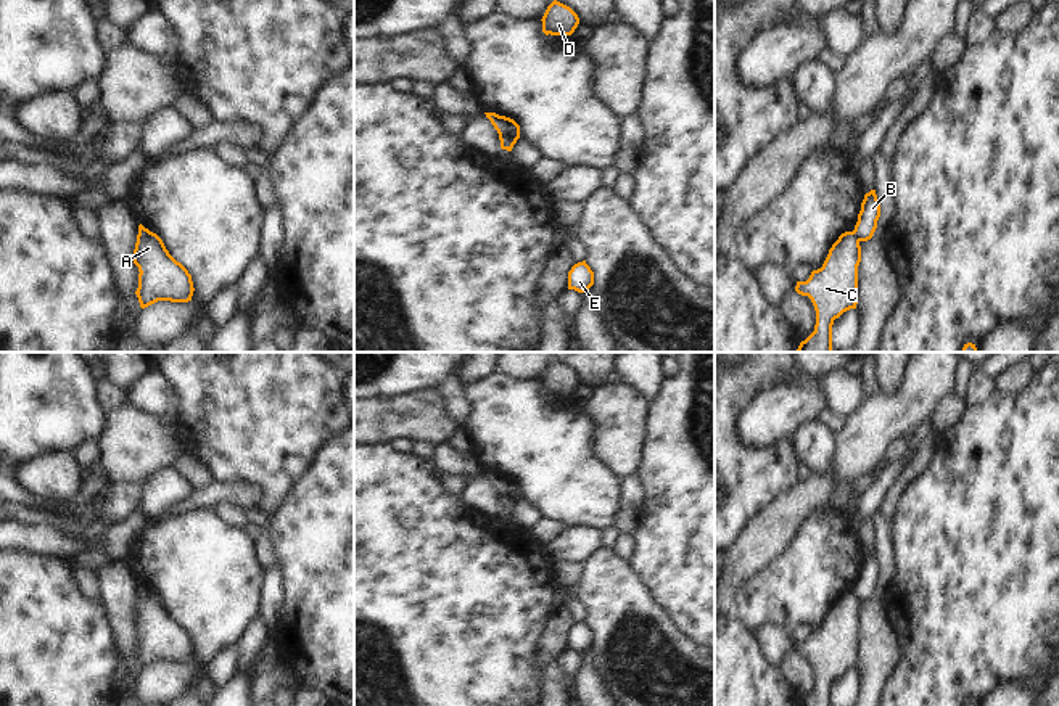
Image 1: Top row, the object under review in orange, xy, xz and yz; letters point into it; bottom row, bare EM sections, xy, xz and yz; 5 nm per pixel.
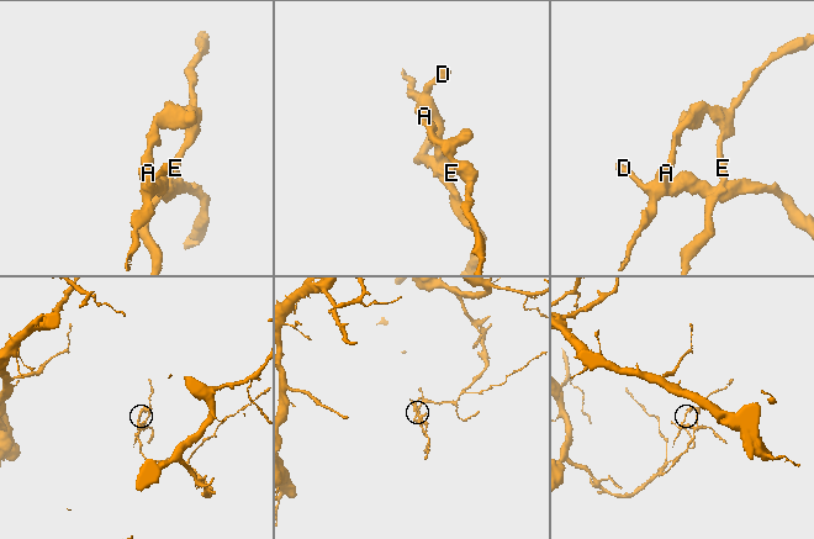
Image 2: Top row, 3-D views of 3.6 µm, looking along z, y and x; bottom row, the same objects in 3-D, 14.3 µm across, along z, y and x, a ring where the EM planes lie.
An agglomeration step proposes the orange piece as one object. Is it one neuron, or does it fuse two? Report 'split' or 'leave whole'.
split

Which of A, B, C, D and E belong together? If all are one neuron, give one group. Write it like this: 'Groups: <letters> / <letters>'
Groups: A C D / B E

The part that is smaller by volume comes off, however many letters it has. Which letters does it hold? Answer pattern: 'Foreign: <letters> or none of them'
Foreign: A, C, D

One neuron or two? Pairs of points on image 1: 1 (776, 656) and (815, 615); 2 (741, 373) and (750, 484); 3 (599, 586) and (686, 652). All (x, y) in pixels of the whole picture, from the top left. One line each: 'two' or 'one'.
1: two
2: one
3: one

